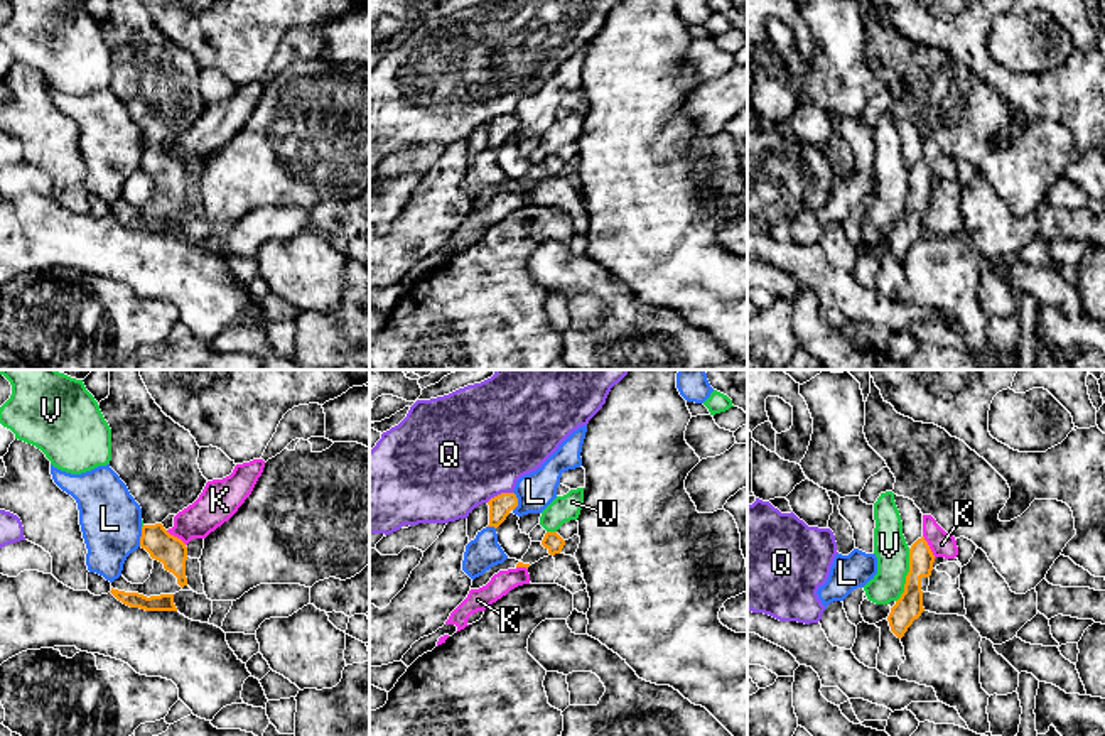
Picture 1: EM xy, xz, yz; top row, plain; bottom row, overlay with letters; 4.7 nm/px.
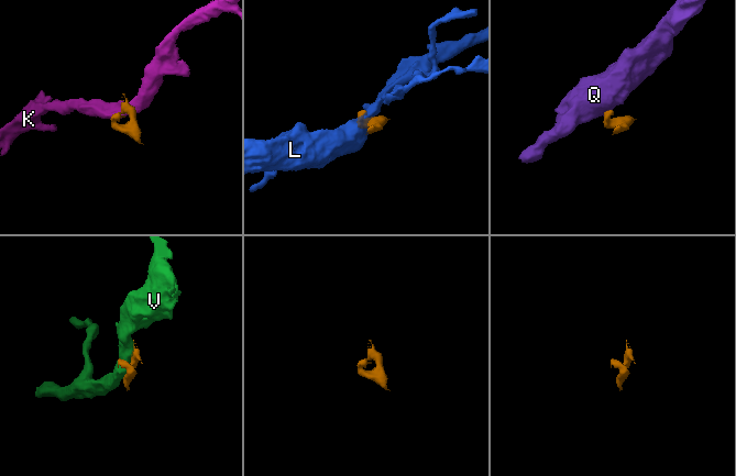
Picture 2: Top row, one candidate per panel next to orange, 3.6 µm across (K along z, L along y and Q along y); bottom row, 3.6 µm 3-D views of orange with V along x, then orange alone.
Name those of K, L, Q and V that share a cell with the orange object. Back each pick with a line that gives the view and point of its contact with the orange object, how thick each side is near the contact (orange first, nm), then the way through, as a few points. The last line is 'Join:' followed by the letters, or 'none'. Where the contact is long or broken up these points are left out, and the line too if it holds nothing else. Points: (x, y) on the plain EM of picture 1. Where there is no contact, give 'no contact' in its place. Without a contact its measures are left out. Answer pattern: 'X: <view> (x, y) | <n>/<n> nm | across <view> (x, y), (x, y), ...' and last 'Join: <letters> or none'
Join: none

